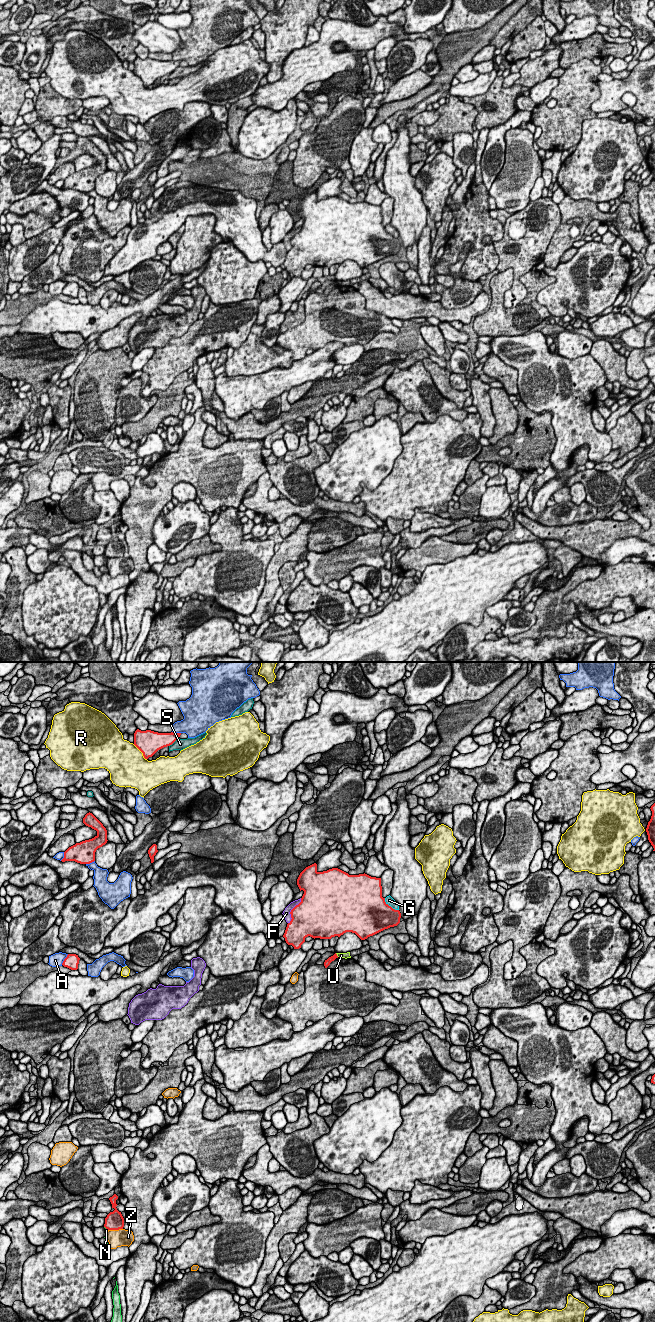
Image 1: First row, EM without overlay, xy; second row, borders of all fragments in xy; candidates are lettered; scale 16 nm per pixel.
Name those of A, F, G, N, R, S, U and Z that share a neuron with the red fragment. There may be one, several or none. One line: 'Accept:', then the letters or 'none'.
Accept: none

